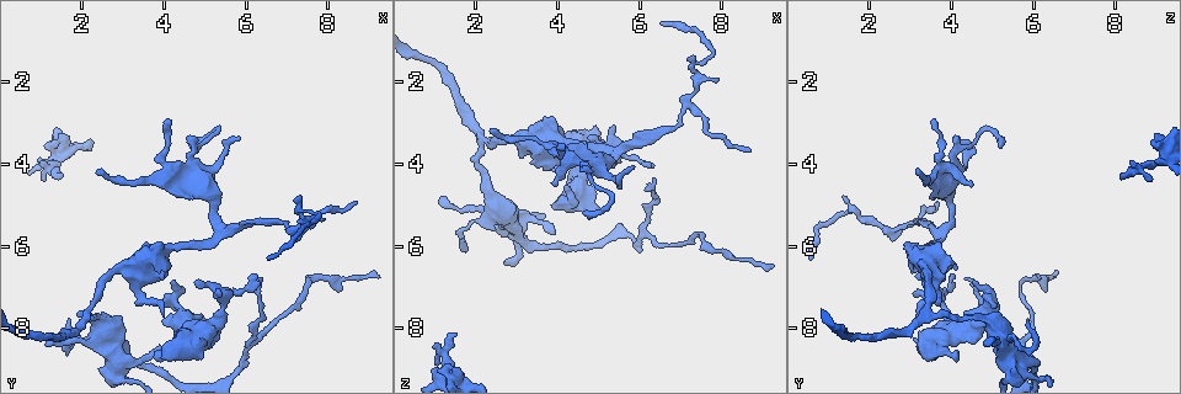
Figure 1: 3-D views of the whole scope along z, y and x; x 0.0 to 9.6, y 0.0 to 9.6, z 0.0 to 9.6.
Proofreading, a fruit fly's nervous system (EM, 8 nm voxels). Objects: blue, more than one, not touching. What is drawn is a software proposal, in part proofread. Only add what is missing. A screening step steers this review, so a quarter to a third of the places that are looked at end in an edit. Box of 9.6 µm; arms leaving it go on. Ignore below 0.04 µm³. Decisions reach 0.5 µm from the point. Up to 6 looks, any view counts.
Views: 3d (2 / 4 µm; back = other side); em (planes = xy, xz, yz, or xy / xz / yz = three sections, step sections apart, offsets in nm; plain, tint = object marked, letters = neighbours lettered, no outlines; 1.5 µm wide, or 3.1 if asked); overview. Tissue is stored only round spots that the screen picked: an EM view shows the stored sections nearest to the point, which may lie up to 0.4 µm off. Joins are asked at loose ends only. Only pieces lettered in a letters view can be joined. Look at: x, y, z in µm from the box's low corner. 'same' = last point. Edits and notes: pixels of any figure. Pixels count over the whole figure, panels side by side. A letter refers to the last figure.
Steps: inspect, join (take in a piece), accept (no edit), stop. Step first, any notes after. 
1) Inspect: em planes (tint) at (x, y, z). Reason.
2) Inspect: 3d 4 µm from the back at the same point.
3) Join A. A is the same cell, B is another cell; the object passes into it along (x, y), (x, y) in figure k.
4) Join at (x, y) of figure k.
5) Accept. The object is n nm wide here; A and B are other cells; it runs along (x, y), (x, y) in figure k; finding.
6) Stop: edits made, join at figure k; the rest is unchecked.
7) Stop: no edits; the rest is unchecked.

Inspect: 3d 2 µm at (1.00, 4.35, 8.95).

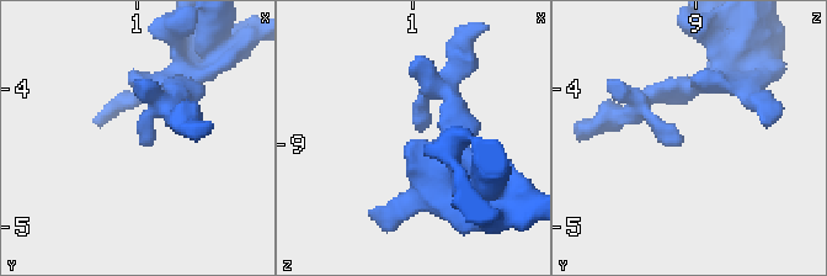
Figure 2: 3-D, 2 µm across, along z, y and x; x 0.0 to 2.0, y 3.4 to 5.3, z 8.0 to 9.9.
Inspect: em xy step 4 (tint) at (1.02, 4.40, 8.90). Need the tissue.

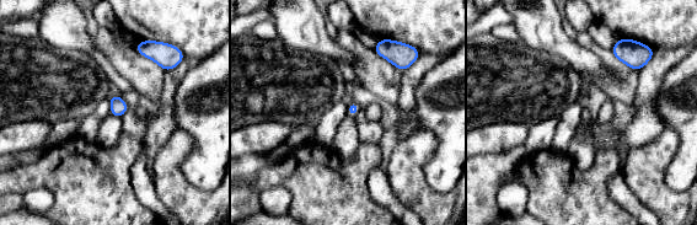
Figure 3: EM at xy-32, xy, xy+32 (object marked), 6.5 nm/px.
Inspect: em yz step 4 (letters) at the same point.

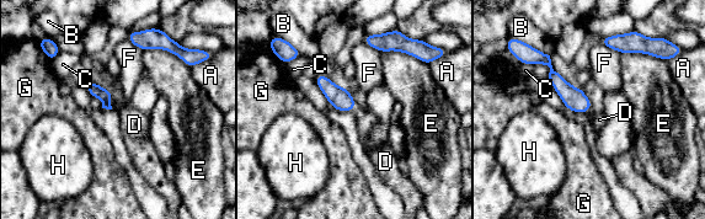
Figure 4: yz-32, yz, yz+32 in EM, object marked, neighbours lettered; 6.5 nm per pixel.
Join D. The longest contact is with E, 340 nm; D is the same cell, A, B, C, E, F, G and H are other cells; the object passes into it along (340, 97), (354, 106), (366, 119) in figure 4; the neuron continues.

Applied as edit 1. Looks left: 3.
Inspect: overview. See it whole again.

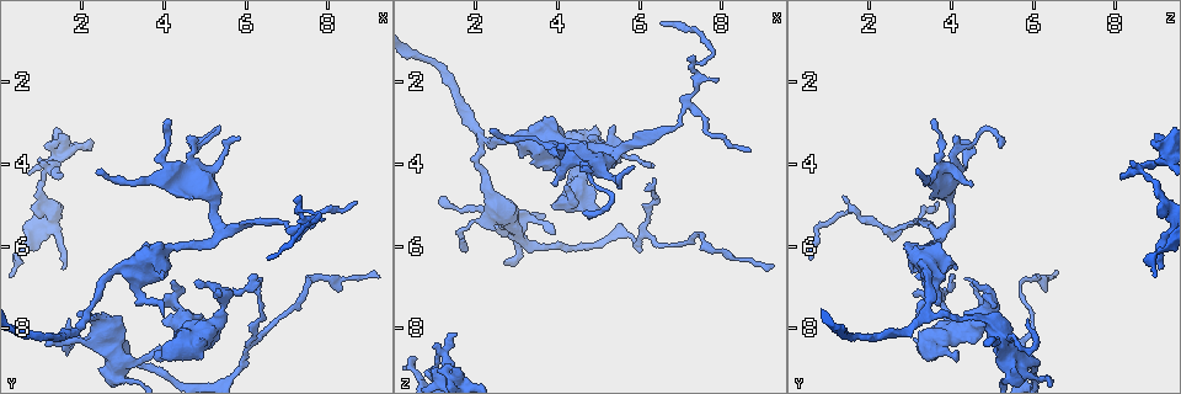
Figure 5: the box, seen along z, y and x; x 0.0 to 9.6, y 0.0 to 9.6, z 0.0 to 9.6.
Inspect: 3d 2 µm at (4.15, 6.80, 4.50). An open end.

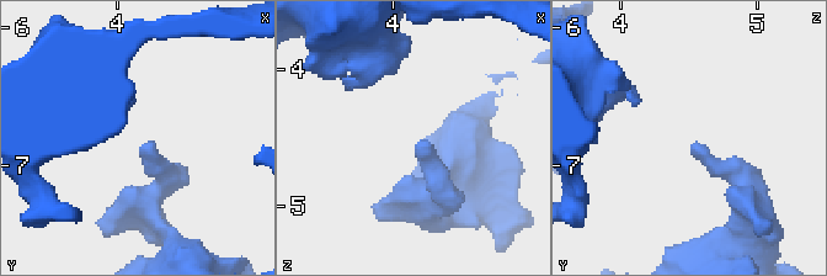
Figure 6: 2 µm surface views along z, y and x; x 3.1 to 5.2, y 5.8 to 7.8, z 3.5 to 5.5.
Inspect: em planes (letters) at (4.20, 6.84, 4.56).

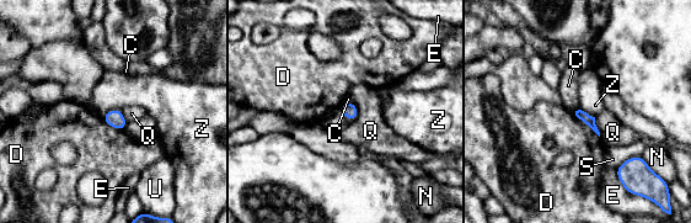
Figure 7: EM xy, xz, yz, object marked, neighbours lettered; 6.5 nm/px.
Accept. C, D, E, N, Q, S, U and Z are other cells; a border runs along (121, 109), (111, 109), (102, 117) in figure 7; no lettered piece goes on from it.

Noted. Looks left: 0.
Stop: edits made, join at figure 4; the rest is unchecked.

